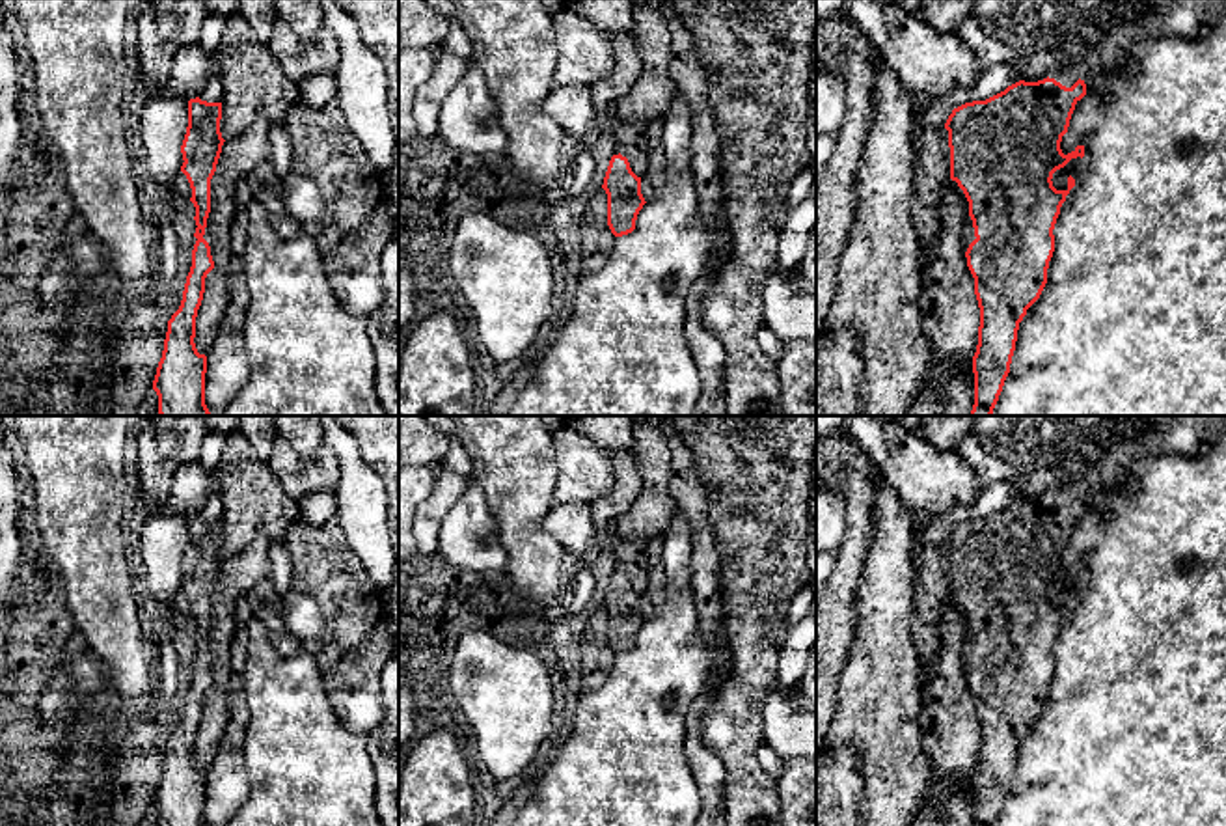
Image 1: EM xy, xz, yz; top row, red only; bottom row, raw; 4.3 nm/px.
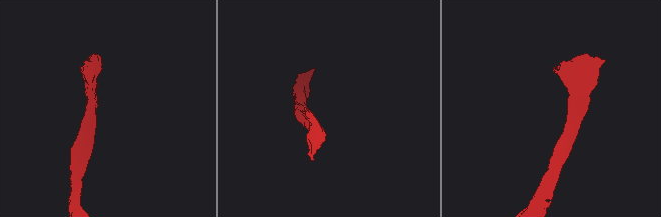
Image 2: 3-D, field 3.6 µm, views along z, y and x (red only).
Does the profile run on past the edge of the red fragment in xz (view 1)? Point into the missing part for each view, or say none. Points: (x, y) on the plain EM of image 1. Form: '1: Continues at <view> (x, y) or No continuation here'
1: No continuation here

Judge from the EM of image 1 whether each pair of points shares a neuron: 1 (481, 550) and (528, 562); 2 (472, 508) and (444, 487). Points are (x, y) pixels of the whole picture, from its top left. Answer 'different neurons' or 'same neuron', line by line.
1: different neurons
2: different neurons

